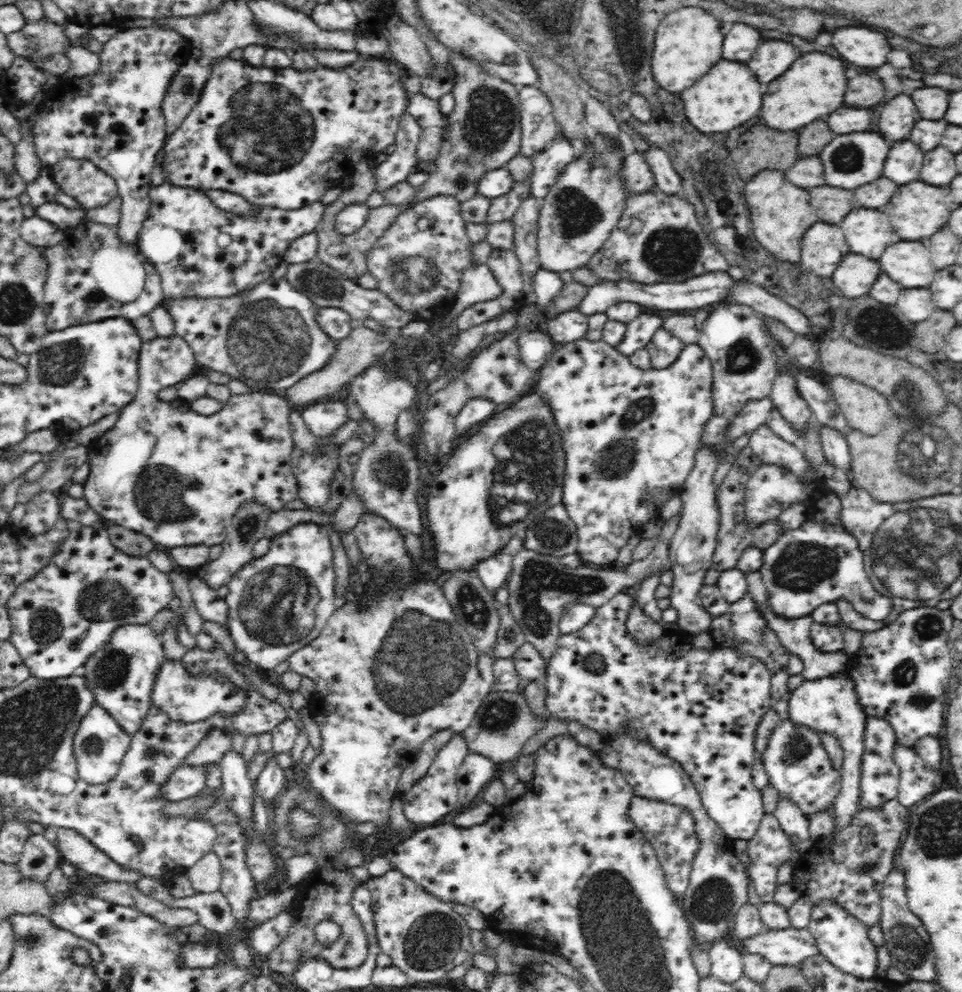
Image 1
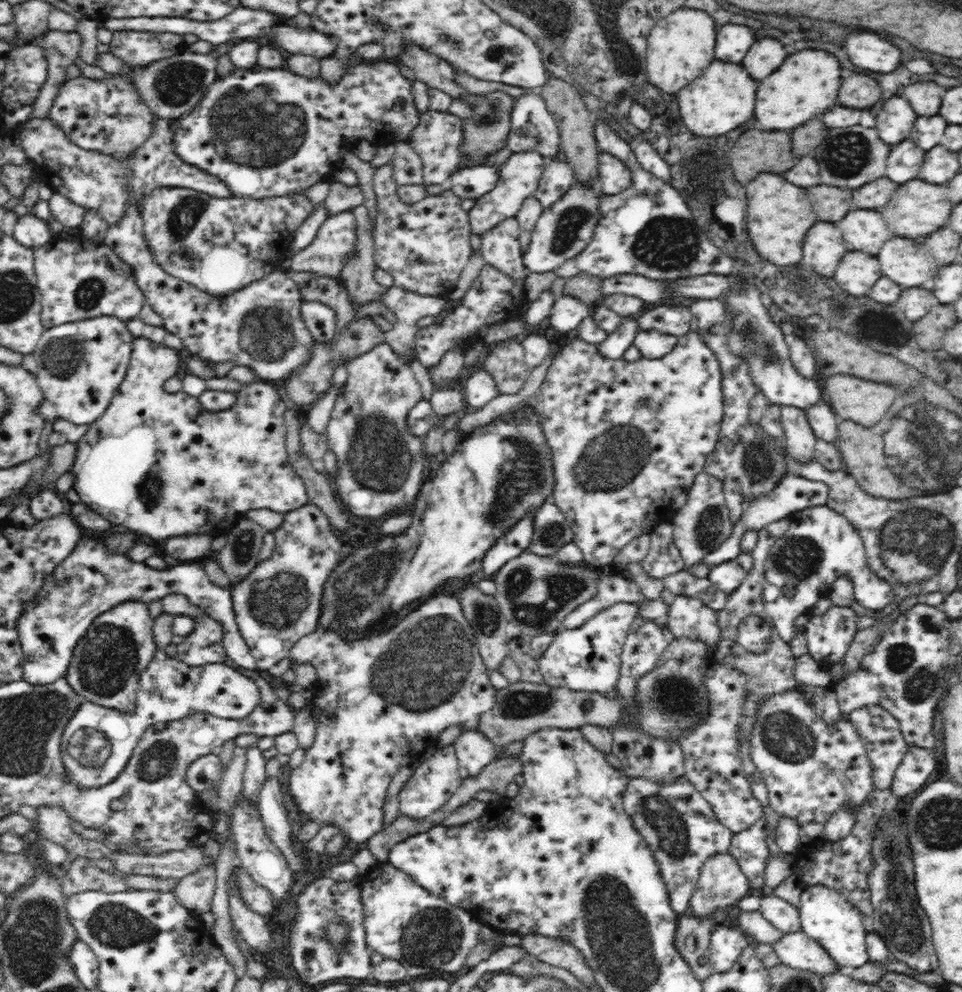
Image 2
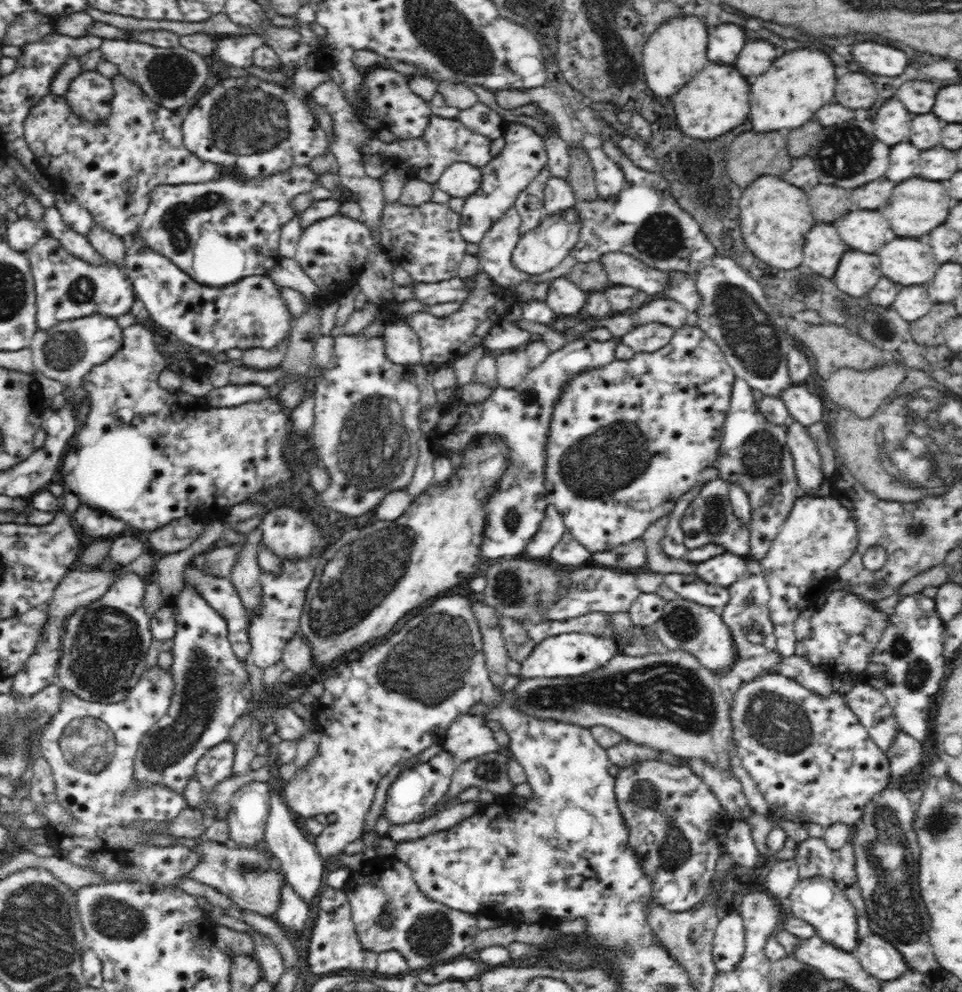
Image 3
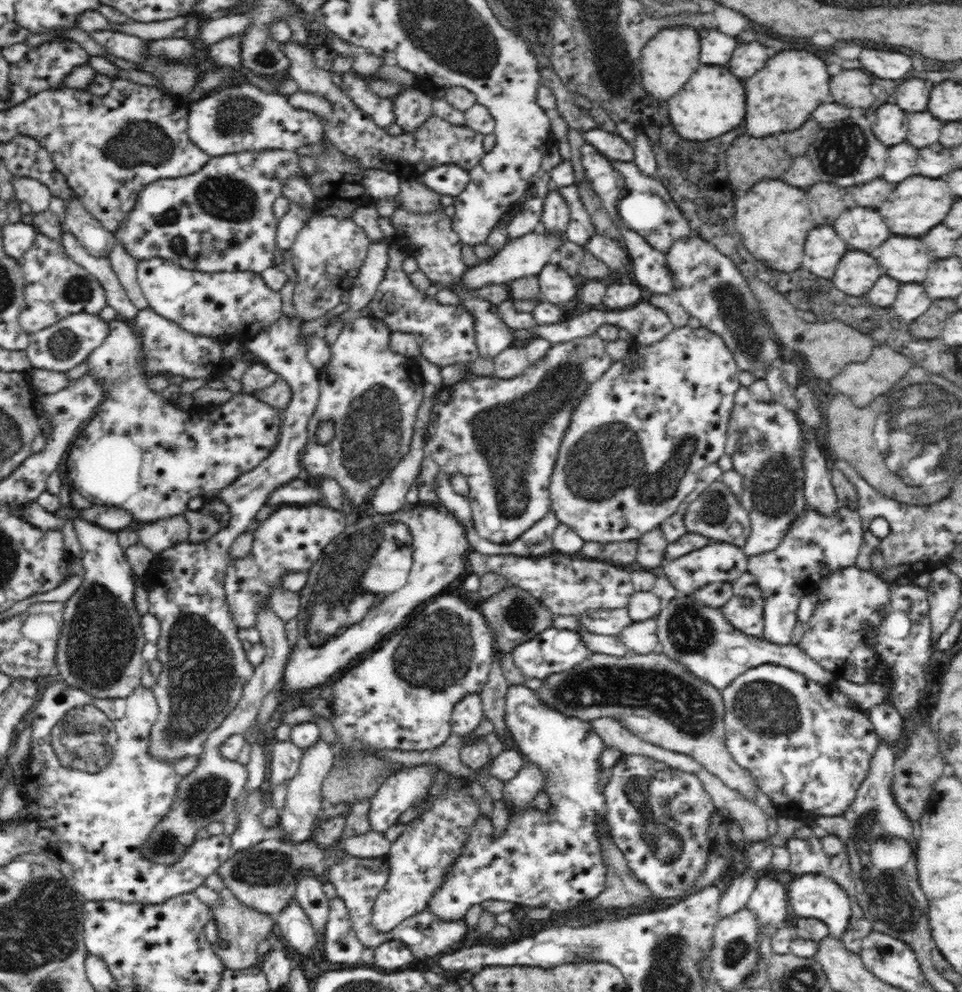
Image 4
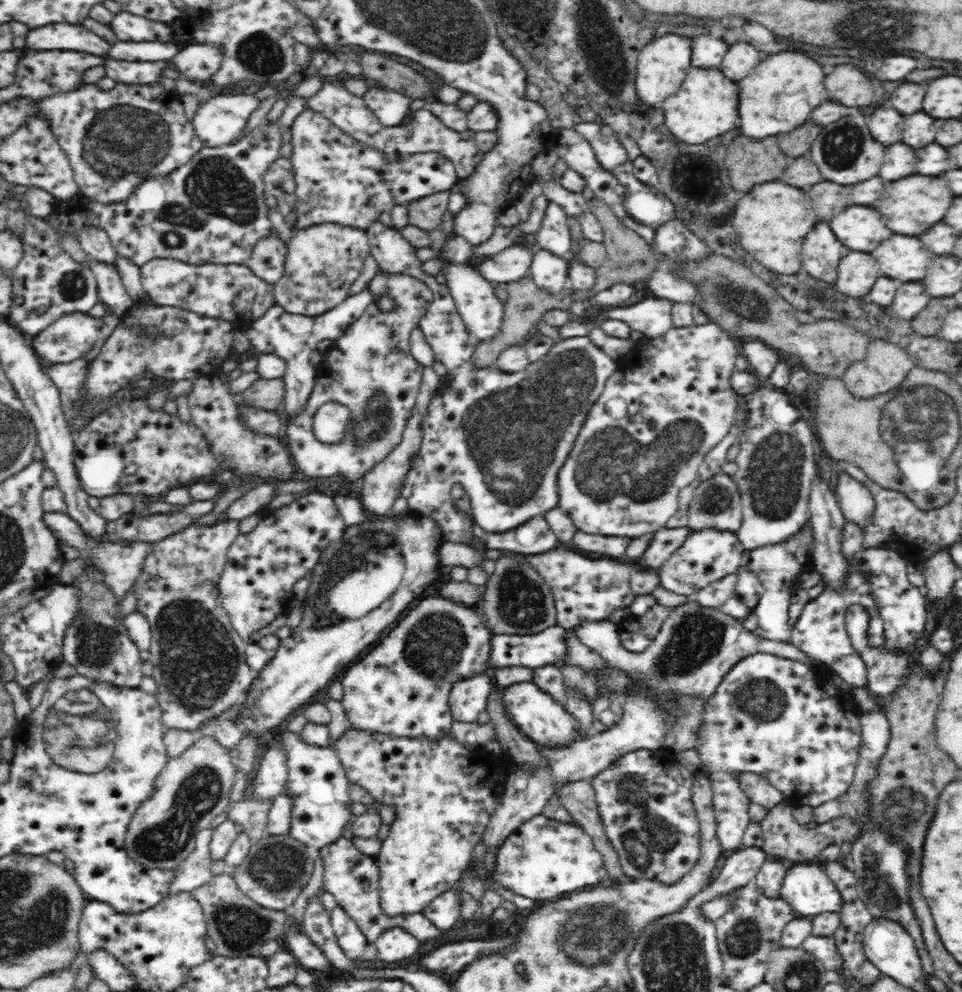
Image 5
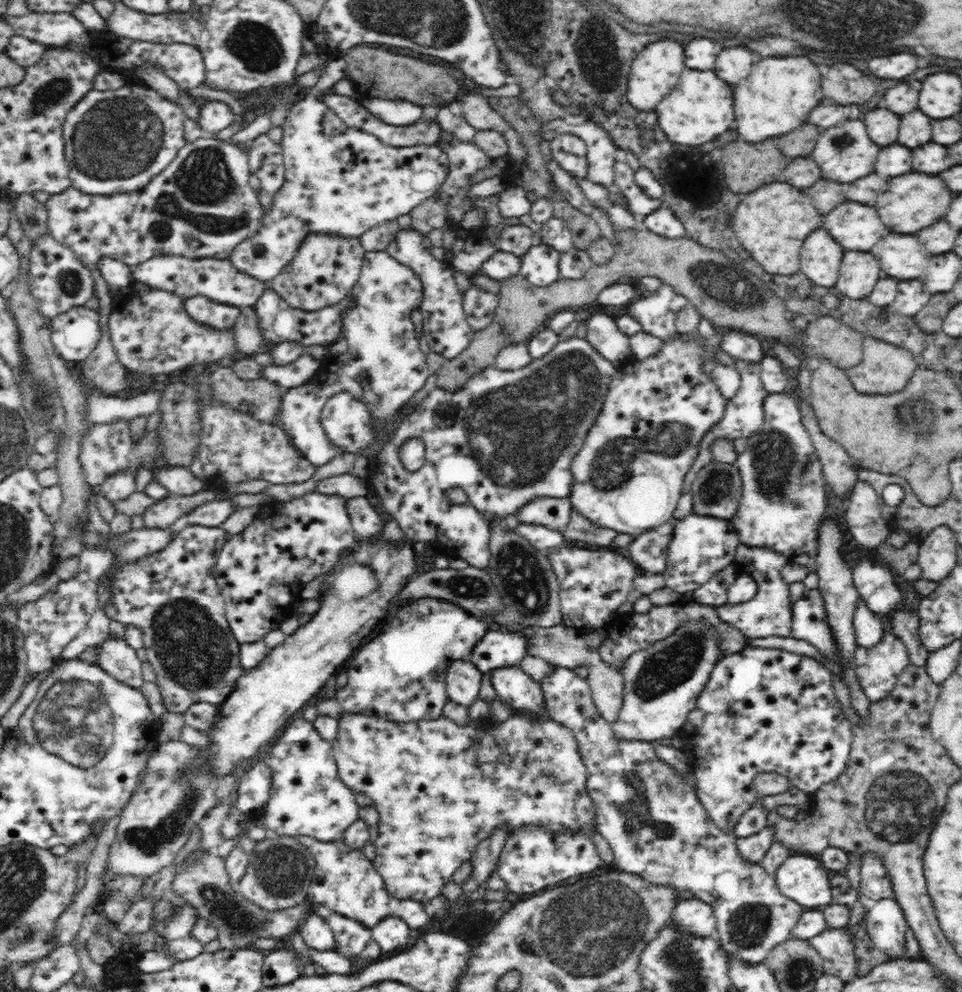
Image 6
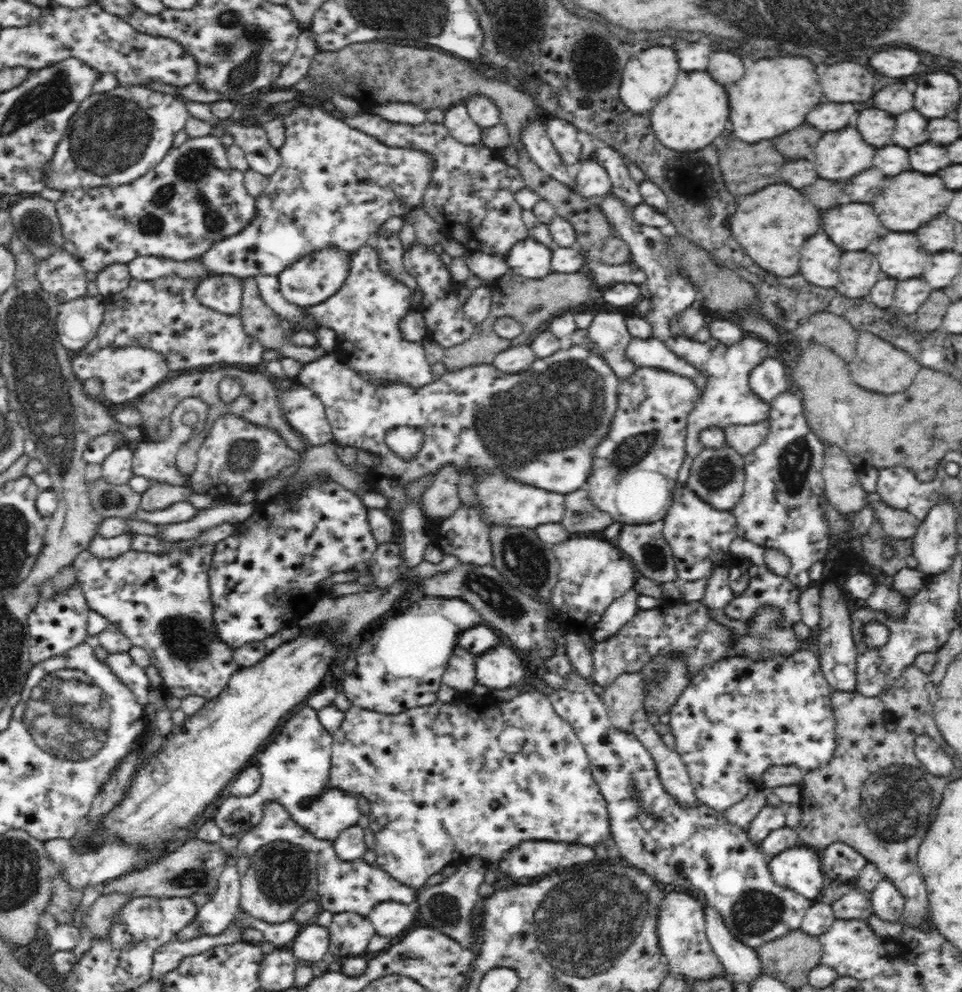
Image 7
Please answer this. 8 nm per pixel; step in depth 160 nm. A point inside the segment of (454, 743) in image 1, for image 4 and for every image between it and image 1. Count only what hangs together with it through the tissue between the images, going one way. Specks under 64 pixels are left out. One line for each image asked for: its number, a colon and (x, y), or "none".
2: (436, 779)
3: (415, 792)
4: (405, 789)

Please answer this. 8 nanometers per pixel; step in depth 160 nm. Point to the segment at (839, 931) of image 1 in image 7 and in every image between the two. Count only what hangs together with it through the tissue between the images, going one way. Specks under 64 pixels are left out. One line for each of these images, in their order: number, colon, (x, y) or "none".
2: (827, 917)
3: (821, 902)
4: (810, 896)
5: (806, 888)
6: (802, 878)
7: (798, 868)

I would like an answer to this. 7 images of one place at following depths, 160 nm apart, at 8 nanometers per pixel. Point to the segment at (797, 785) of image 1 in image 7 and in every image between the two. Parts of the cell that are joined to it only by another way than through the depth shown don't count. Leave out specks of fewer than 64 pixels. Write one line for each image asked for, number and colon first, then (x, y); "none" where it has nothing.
2: (811, 769)
3: (814, 762)
4: (807, 747)
5: (770, 716)
6: (764, 710)
7: (738, 716)

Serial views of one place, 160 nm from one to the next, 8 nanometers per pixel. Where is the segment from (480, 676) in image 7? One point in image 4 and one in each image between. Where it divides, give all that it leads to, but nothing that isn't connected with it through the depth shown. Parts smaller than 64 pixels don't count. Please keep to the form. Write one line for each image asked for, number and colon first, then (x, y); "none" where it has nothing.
4: (551, 858)
5: (543, 720)
6: (520, 691)

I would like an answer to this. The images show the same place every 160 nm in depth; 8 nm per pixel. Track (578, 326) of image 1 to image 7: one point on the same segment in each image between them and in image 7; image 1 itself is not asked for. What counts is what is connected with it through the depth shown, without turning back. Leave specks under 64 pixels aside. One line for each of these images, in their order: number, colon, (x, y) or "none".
2: (568, 312)
3: (565, 298)
4: (556, 287)
5: (550, 272)
6: (540, 265)
7: (529, 258)

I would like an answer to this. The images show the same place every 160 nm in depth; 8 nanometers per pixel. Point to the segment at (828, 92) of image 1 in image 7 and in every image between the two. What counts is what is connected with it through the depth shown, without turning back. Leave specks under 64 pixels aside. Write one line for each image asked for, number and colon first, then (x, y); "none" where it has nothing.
2: (806, 85)
3: (797, 84)
4: (781, 96)
5: (779, 95)
6: (777, 96)
7: (774, 96)

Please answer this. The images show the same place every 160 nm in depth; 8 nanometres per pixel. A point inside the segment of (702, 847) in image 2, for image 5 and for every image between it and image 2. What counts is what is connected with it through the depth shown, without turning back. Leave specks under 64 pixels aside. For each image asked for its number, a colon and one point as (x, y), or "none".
3: (671, 814)
4: (659, 817)
5: (645, 801)

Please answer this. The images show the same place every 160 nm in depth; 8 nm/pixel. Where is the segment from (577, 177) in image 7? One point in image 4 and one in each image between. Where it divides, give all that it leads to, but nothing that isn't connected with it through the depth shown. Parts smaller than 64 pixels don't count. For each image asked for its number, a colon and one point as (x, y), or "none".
4: (613, 146)
5: (610, 153)
6: (602, 153)

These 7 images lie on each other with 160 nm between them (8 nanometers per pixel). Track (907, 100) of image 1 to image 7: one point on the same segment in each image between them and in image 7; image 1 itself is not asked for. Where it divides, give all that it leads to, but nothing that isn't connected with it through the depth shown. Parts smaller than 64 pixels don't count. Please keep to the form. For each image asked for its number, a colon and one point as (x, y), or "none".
2: (894, 122)
3: (892, 123)
4: (890, 125)
5: (886, 124)
6: (882, 125)
7: (876, 126)

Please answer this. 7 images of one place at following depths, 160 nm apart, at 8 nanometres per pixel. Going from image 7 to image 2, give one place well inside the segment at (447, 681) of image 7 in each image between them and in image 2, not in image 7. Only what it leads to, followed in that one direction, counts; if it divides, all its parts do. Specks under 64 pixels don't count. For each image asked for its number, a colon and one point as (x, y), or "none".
2: (474, 751)
3: (468, 737)
4: (467, 714)
5: (468, 697)
6: (463, 678)

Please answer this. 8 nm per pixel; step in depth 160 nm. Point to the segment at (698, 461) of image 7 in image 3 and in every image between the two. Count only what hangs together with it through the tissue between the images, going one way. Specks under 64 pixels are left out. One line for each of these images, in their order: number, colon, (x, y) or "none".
3: (709, 519)
4: (717, 514)
5: (716, 504)
6: (716, 491)

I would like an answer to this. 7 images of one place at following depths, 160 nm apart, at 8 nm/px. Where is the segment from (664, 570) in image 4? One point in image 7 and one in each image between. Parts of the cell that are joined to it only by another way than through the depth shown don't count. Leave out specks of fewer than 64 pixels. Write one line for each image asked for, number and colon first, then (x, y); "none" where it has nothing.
5: (708, 555)
6: (701, 546)
7: (699, 536)

